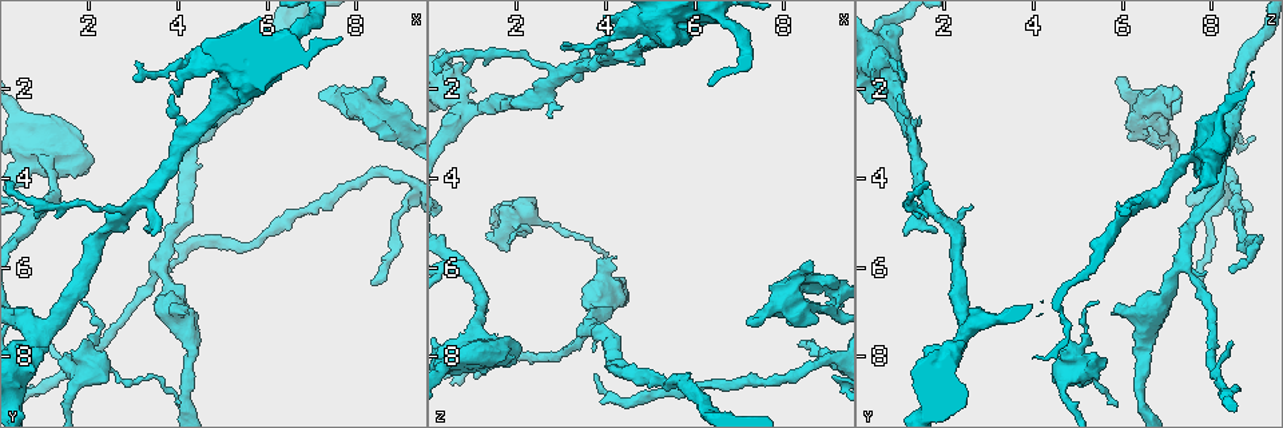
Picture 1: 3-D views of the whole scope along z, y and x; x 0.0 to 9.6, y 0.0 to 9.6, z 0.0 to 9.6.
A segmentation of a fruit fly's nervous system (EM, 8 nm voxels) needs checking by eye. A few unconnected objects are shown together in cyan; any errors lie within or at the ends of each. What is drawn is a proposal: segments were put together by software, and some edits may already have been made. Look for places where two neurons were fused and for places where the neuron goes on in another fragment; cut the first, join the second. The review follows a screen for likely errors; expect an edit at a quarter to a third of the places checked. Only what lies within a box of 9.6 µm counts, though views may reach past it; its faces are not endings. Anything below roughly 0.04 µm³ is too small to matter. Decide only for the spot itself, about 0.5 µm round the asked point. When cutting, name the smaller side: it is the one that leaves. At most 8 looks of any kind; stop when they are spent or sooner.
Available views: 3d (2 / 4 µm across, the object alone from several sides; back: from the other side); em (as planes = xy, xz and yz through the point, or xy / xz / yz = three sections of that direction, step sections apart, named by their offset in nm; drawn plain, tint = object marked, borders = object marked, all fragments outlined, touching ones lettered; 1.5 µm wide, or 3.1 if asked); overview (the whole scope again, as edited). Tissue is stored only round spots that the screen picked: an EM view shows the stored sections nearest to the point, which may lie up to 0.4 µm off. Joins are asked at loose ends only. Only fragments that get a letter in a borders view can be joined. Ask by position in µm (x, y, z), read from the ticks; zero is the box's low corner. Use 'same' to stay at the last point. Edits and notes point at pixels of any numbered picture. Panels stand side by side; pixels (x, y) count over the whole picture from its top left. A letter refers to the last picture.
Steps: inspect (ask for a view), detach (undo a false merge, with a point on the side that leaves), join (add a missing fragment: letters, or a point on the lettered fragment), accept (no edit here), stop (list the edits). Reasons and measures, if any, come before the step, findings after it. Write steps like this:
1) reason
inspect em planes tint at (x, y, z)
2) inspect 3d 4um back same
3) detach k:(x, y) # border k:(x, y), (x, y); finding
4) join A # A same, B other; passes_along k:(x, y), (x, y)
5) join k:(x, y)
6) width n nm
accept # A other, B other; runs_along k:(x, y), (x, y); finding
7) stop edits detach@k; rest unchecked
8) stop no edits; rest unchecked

free end
inspect em planes borders at (0.85, 2.55, 8.10)

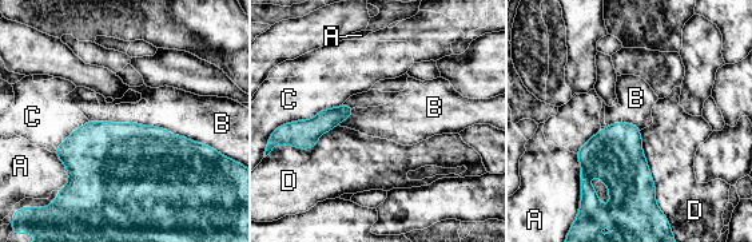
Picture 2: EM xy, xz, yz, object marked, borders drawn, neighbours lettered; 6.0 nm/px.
accept # A other, B other, C other, D other; no lettered fragment goes on from it

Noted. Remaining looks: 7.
free end
inspect 3d 4um at (8.35, 6.35, 7.75)

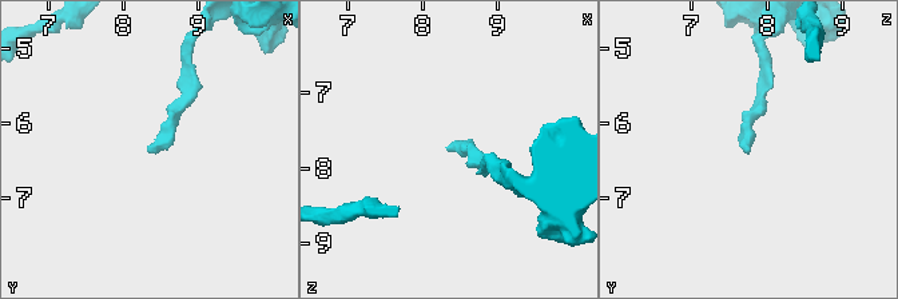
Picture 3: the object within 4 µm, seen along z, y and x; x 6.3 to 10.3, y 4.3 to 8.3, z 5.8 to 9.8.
inspect em xz step 4 tint at (8.35, 6.35, 7.65)

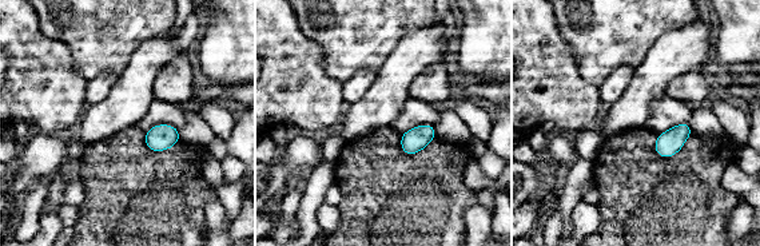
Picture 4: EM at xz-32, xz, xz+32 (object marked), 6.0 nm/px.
inspect em planes borders same

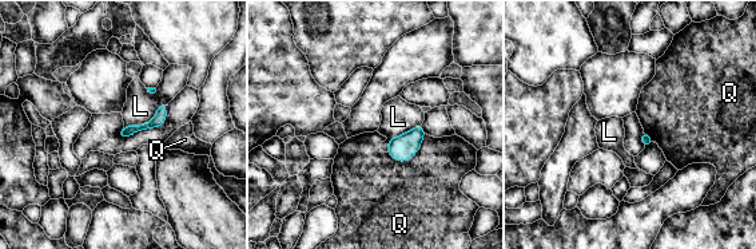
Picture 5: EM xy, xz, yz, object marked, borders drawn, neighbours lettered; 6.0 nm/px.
accept # L other, Q other; border 5:(167, 103), (124, 129); none of them fits

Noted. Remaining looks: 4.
calibre changes
inspect em xz step 8 borders at (9.20, 4.55, 8.20)

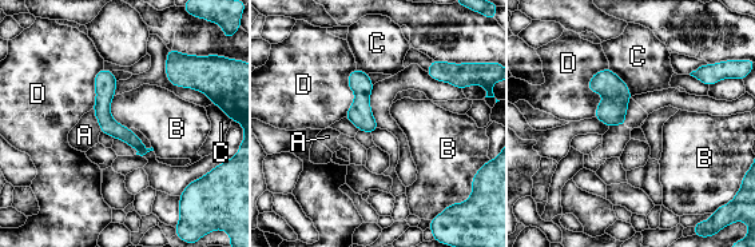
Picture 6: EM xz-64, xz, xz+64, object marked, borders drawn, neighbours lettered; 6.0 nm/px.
accept # A other, B other, C other, D other; border 6:(114, 95), (111, 115), (128, 128); one neuron here

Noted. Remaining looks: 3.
stop no edits; rest unchecked

